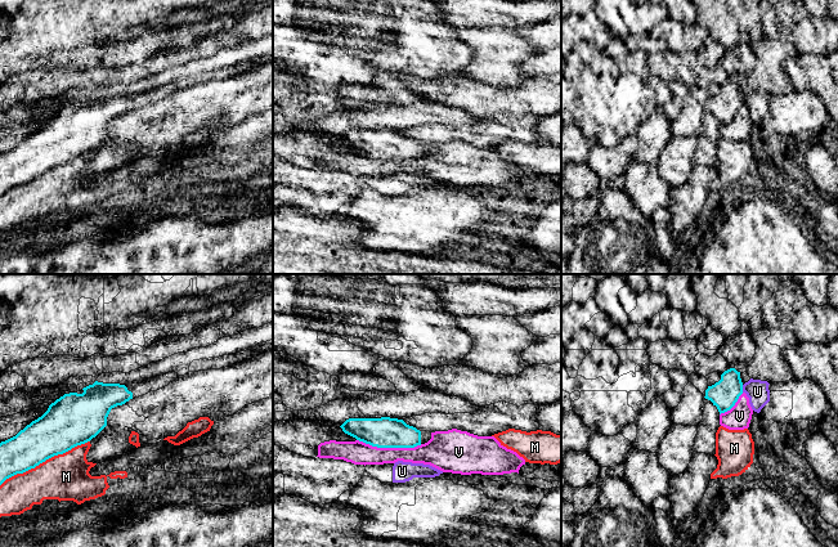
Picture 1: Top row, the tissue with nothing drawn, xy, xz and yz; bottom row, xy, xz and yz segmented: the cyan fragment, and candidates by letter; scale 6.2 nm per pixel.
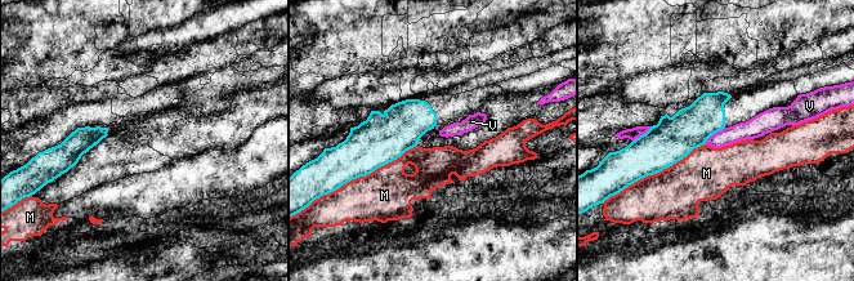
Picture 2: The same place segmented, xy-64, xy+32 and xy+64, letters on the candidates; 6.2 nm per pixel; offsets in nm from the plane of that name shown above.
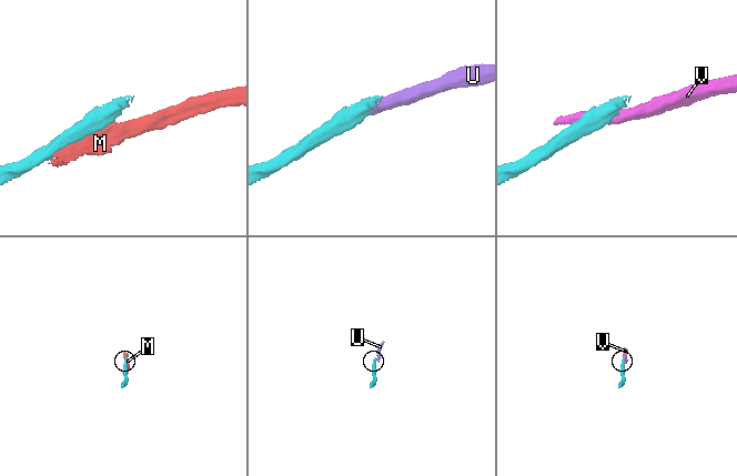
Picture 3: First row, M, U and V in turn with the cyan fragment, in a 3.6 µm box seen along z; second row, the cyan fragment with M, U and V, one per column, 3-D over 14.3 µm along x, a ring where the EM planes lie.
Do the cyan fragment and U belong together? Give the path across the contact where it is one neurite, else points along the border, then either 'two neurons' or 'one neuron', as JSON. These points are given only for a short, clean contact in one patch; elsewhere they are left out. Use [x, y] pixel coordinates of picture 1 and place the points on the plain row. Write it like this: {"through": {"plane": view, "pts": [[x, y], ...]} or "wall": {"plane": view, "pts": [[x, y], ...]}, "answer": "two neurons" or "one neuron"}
{"wall": {"plane": "yz", "pts": [[742, 97], [743, 103]]}, "answer": "two neurons"}

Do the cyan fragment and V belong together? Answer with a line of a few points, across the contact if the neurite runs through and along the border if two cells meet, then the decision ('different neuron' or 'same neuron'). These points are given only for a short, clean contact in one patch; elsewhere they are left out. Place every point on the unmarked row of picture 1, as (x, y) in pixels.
different neuron

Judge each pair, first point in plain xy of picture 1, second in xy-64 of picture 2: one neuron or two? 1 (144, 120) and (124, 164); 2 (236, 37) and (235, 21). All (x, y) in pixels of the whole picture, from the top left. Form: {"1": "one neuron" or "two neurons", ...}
{"1": "one neuron", "2": "two neurons"}

